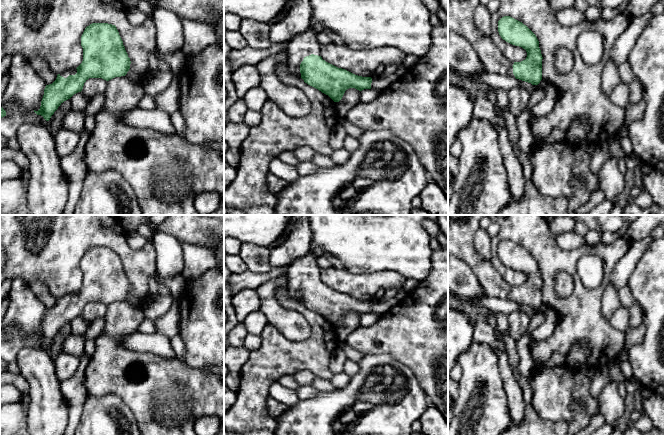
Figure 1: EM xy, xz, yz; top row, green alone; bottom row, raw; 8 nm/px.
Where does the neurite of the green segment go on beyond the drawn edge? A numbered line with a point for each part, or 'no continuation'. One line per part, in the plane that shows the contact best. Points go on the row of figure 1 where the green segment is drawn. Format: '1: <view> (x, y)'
1: xz (304, 44)

